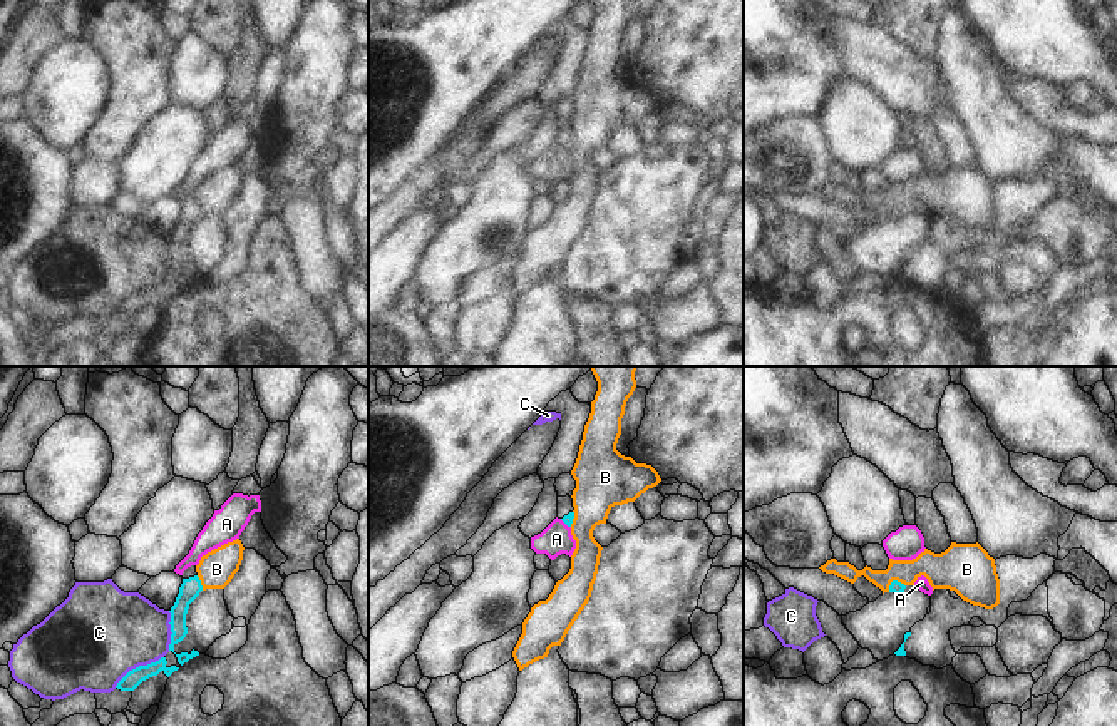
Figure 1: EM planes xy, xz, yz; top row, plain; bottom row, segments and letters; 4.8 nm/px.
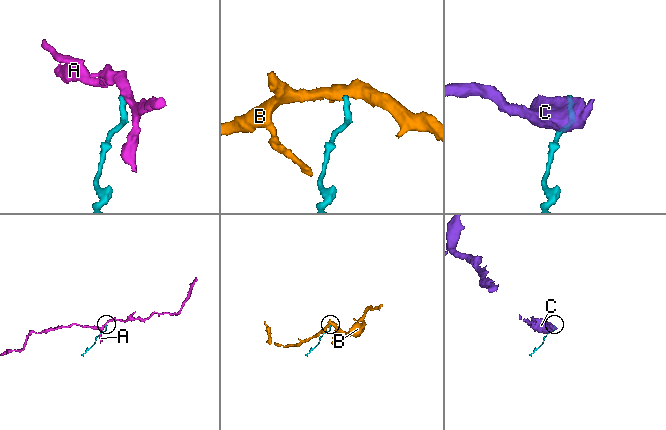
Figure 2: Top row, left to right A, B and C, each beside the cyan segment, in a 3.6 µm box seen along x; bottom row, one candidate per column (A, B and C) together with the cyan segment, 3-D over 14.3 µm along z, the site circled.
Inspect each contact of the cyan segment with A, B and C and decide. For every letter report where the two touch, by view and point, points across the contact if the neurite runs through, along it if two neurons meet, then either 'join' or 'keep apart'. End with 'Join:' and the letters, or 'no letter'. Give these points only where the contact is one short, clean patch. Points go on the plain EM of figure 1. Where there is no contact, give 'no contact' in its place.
A: contact xz (565, 148); border xz (560, 144), (570, 153); keep apart
B: contact xy (200, 208); border xy (196, 201), (203, 214); keep apart
C: contact xy (139, 291); keep apart
Join: no letter

